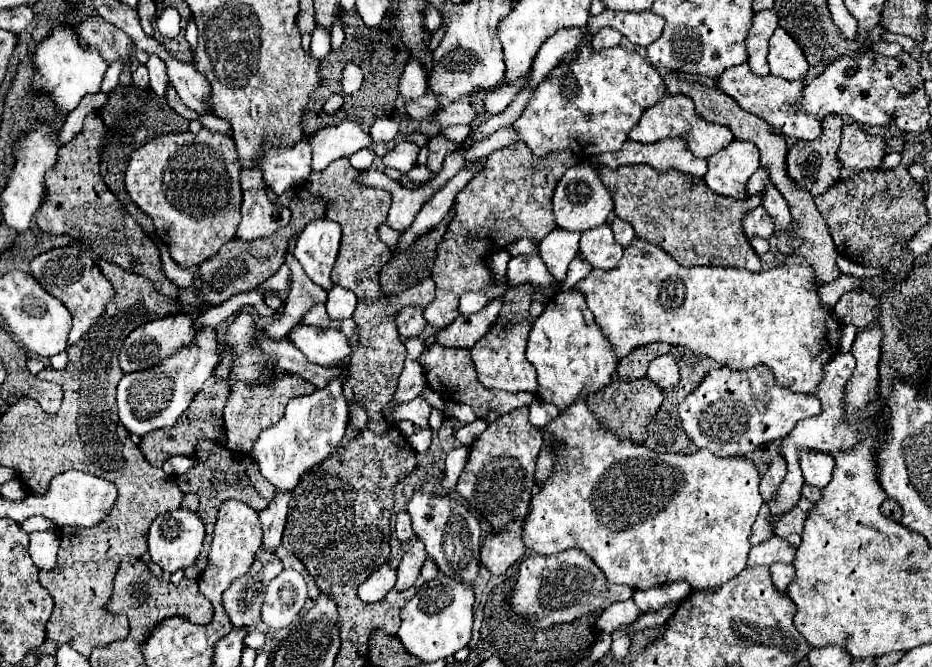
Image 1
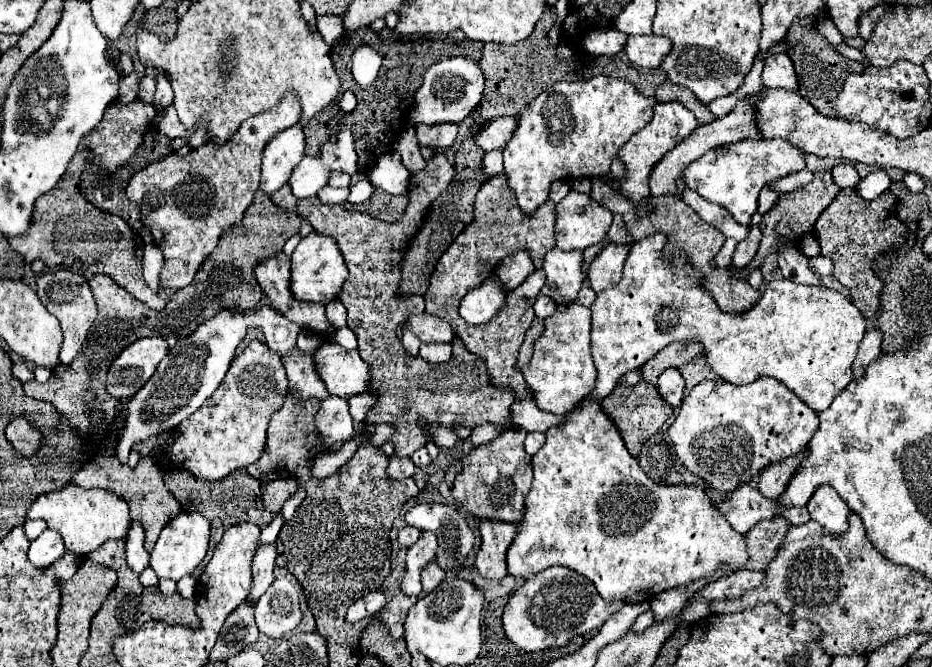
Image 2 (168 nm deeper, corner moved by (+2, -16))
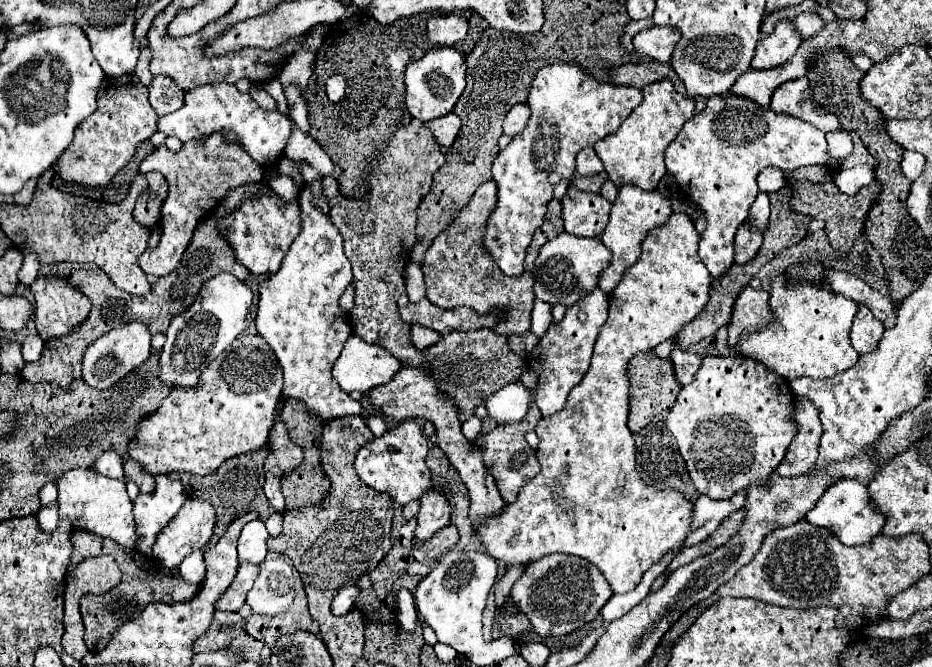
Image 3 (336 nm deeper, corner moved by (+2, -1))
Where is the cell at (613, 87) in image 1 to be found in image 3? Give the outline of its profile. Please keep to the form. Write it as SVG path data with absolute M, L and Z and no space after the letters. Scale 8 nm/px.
M547 65L543 67L531 85L529 93L529 107L531 107L531 121L527 129L499 151L493 161L493 181L497 183L497 205L487 219L487 231L483 237L483 249L487 249L497 263L497 267L505 275L521 275L523 273L523 259L527 247L533 239L533 233L543 225L547 203L553 199L553 189L559 181L571 179L575 175L575 157L581 149L595 145L599 139L615 133L619 125L631 115L631 111L641 103L641 91L635 87L613 87L609 83L597 83L595 79L587 77L583 69L575 69L573 65Z

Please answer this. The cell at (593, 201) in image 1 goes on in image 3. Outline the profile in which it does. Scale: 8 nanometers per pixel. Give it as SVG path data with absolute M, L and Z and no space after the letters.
M569 187L567 189L567 197L561 201L561 205L563 205L565 231L571 233L571 235L579 235L579 237L599 237L603 233L603 229L607 227L611 203L605 201L599 193L585 193L585 191L579 191L575 187Z

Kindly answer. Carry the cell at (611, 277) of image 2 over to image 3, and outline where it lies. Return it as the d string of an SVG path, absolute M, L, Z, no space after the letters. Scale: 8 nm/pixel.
M623 185L619 187L619 195L615 199L615 205L611 207L611 219L601 235L603 245L613 253L613 261L611 265L603 271L603 277L599 279L599 289L603 293L611 293L619 281L623 279L623 273L637 263L637 259L641 257L641 243L645 241L645 237L649 235L649 231L653 231L655 227L661 227L667 223L667 219L671 217L673 209L671 209L671 199L665 197L661 191L645 191L639 189L635 185Z

